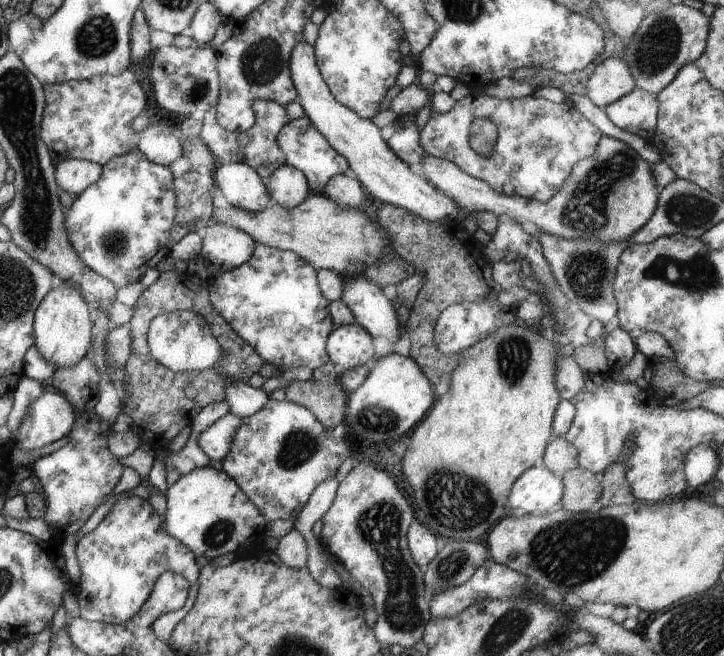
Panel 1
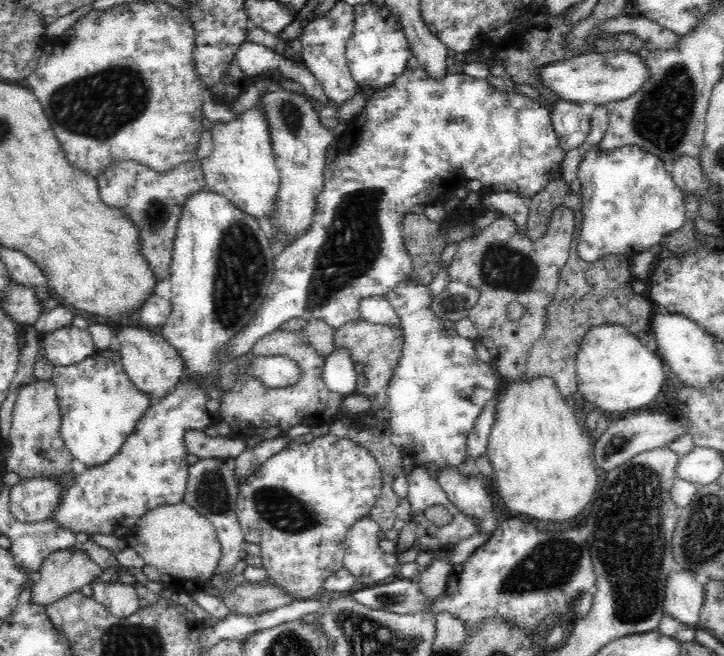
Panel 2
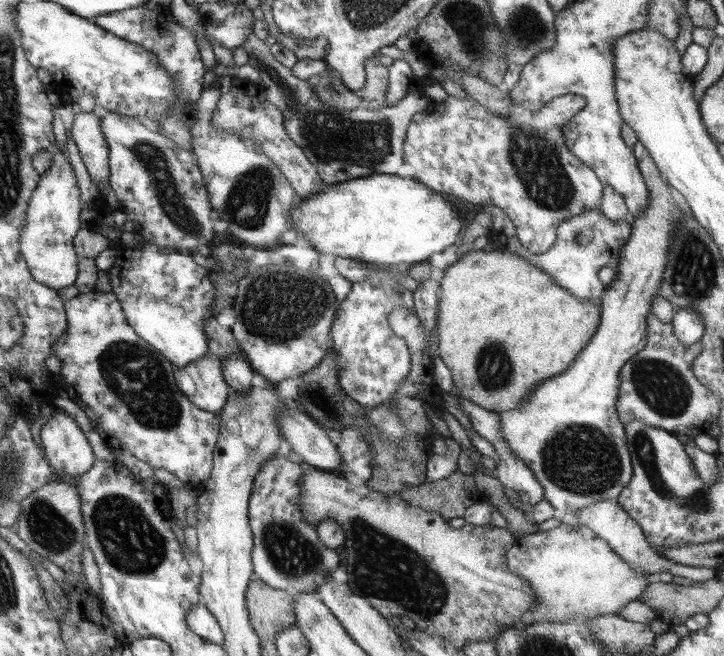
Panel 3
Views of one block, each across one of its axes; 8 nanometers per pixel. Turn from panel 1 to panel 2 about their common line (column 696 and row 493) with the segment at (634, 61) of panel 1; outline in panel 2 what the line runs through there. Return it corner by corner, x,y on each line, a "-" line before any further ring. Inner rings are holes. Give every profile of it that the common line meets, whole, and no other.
32,475
9,489
9,514
22,524
38,524
52,518
62,492
62,477

